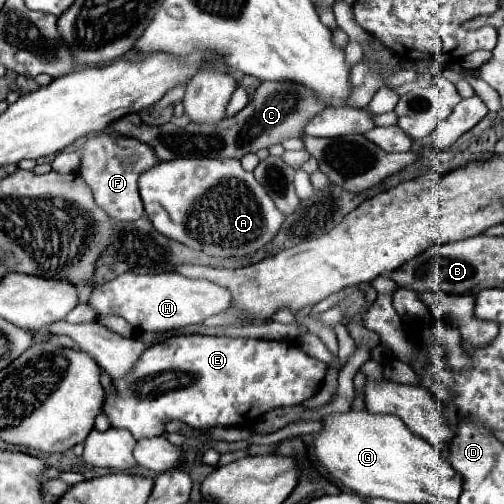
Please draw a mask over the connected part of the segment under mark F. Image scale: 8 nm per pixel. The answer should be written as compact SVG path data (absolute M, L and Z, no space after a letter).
M116 133L88 135L82 143L80 175L94 193L96 203L116 221L136 221L144 215L142 199L138 195L138 177L158 163L156 153L148 143L132 137L120 137Z

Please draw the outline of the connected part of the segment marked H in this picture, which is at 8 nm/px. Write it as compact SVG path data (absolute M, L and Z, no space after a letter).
M124 273L110 283L96 285L88 299L88 305L96 309L98 317L118 315L140 331L166 331L202 323L204 319L226 311L230 307L230 301L232 297L224 287L206 279L188 279L180 273Z

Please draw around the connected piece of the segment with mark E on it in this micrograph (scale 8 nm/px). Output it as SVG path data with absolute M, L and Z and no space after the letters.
M178 335L164 343L148 347L134 363L132 371L120 379L112 379L114 393L106 393L102 413L116 429L128 429L134 439L160 437L166 423L180 419L194 429L212 427L244 427L258 415L276 407L300 405L318 393L326 375L326 363L306 355L290 341L266 341L252 337L210 337L210 335Z

